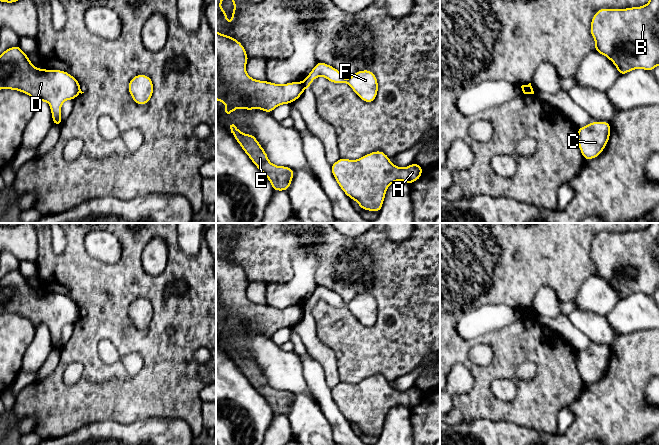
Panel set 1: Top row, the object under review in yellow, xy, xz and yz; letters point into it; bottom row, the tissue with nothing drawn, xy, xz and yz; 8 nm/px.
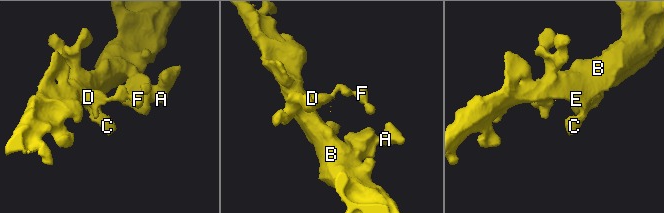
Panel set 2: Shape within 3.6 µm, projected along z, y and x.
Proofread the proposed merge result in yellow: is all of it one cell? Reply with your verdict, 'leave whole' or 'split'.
split

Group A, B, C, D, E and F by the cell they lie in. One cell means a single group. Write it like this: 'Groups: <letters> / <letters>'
Groups: A B C D E / F

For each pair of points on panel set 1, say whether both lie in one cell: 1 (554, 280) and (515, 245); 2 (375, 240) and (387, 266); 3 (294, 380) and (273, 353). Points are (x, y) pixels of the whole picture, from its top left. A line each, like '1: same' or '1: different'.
1: same
2: same
3: same

